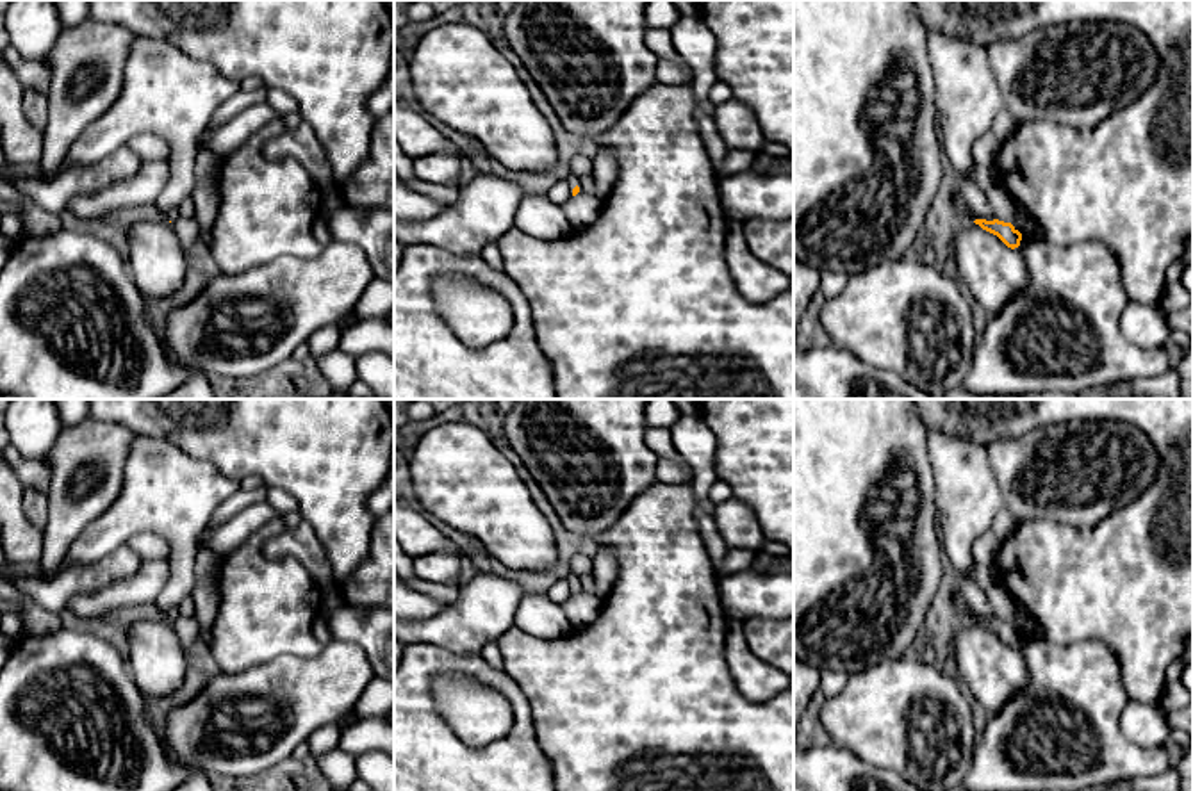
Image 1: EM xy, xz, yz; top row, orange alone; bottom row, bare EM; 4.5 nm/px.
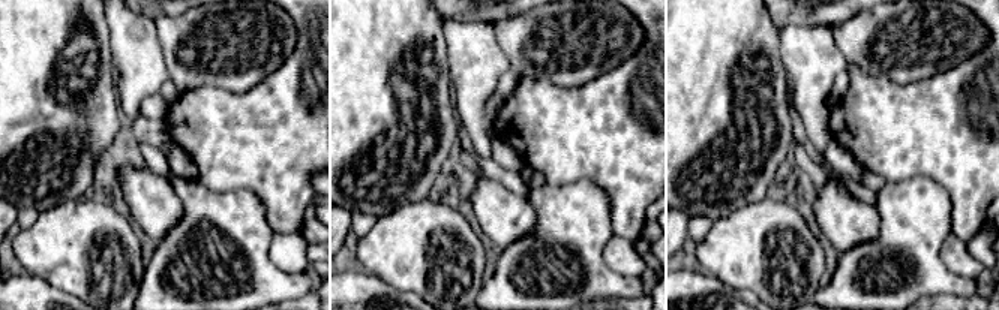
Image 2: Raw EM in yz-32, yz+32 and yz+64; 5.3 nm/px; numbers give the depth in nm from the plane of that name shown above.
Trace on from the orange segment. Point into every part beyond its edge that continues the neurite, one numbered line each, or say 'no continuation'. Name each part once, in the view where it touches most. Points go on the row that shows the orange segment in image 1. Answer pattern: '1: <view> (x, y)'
no continuation

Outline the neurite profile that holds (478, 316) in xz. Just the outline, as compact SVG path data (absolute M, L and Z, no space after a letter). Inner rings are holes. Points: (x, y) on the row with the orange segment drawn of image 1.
M442 273L432 281L430 292L440 317L469 347L487 347L514 326L512 306L481 278Z

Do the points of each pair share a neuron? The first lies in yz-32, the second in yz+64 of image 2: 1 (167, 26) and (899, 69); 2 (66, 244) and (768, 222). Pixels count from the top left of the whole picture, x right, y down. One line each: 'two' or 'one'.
1: one
2: one

